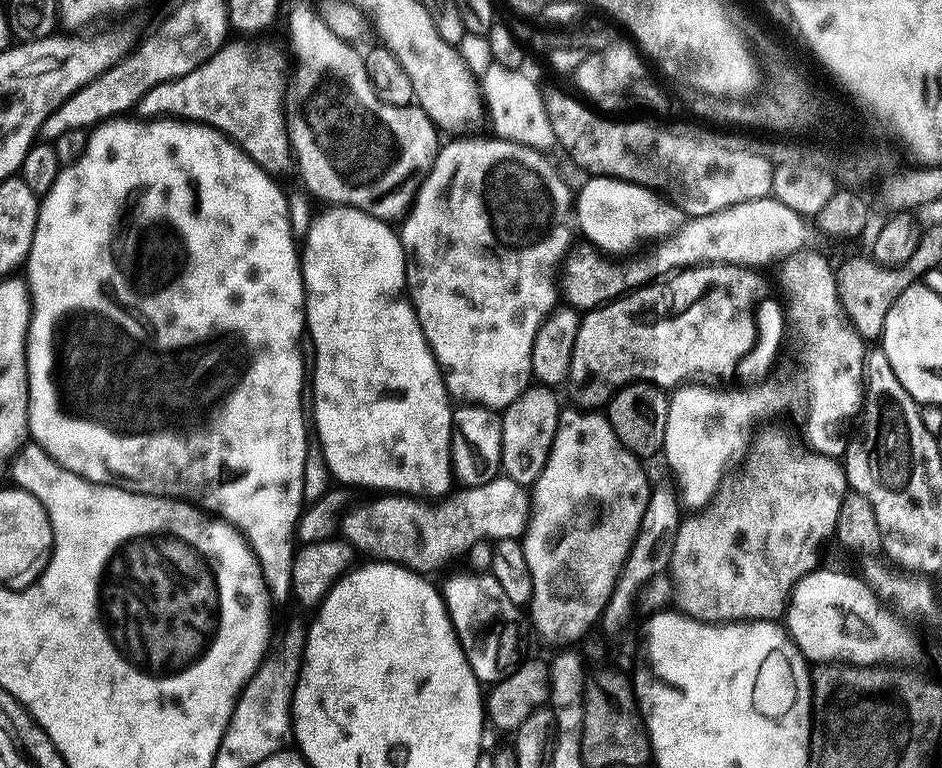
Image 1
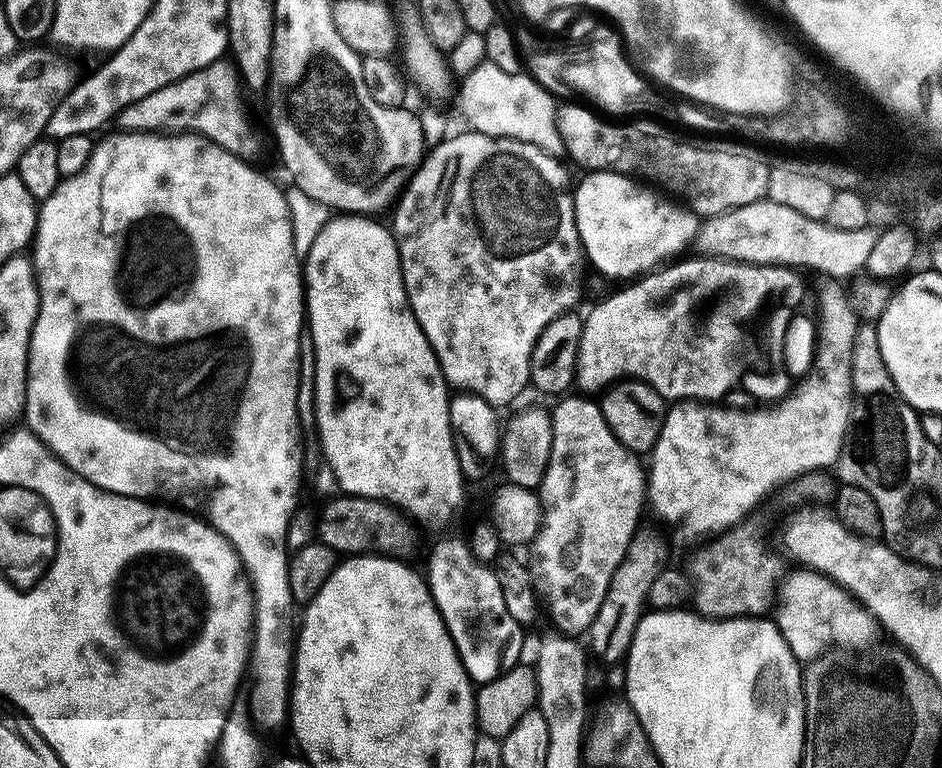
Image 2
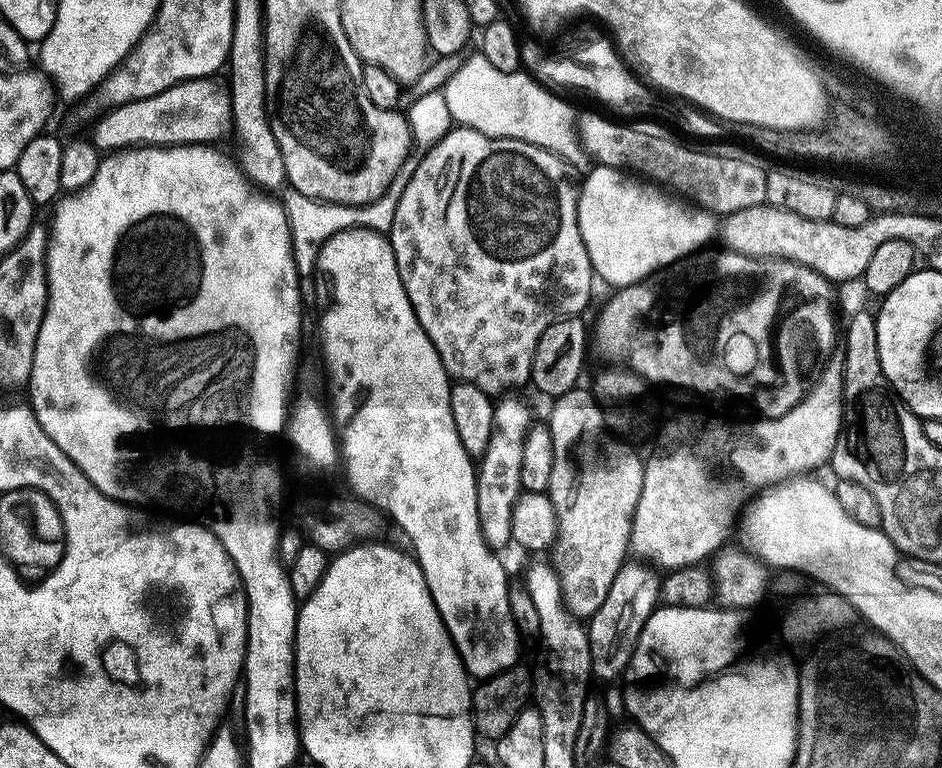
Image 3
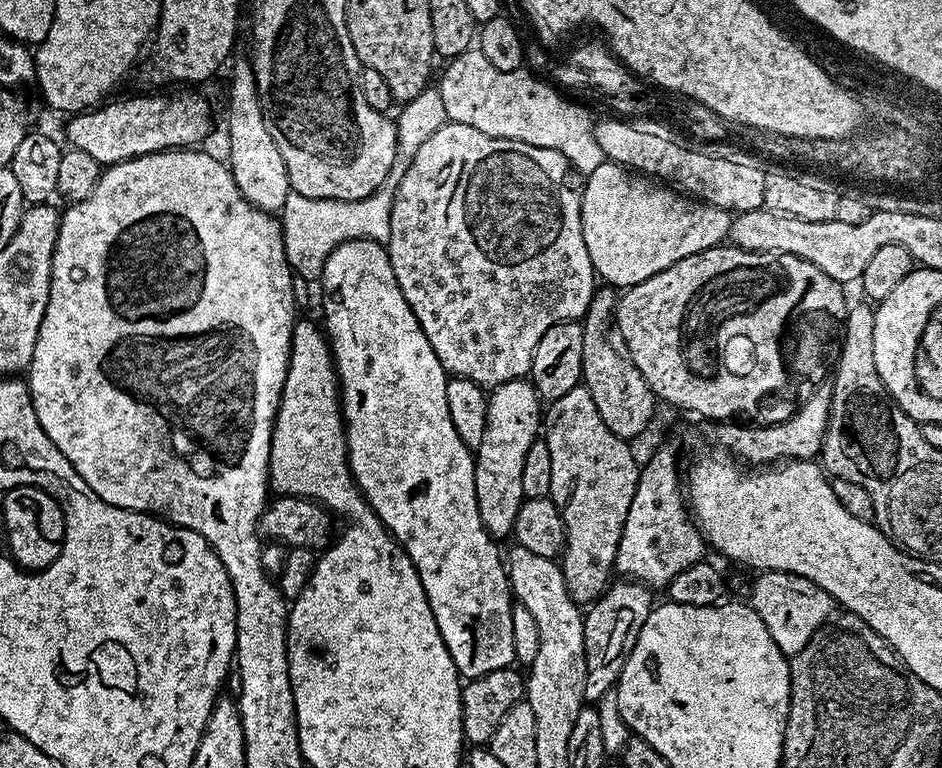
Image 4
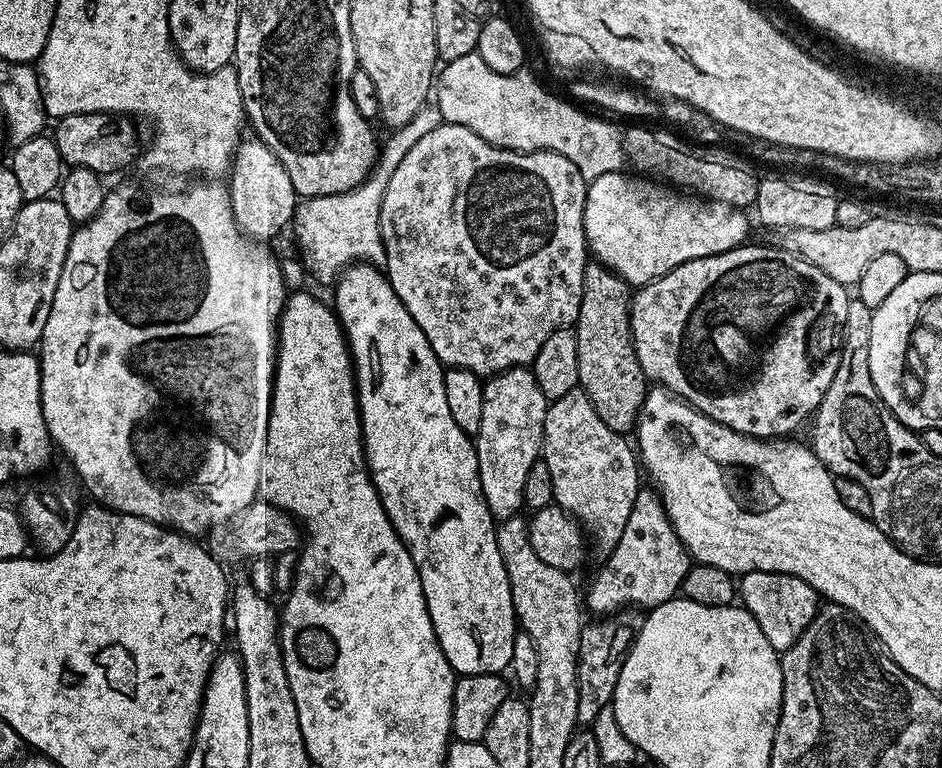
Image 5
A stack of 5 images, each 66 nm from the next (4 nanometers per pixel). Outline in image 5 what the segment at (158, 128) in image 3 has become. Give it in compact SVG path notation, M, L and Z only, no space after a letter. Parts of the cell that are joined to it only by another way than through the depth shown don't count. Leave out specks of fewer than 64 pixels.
M91 112L90 114L70 114L61 116L55 121L56 132L54 139L58 146L58 154L64 159L65 165L74 168L85 168L94 170L101 174L116 172L119 168L124 168L132 159L139 157L142 152L142 140L136 137L136 128L131 119L123 114L113 114L110 112Z

